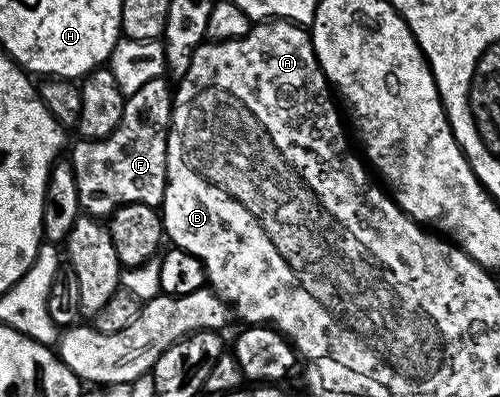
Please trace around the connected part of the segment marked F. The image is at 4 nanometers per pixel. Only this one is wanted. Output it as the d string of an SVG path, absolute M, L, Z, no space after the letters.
M165 77L151 79L151 83L143 83L139 91L128 94L125 98L123 115L119 119L119 127L98 141L77 139L73 145L71 160L75 171L75 187L79 187L79 203L88 216L105 219L114 213L120 205L160 206L165 194L167 179L167 135L169 120L172 119L174 90L169 89Z

